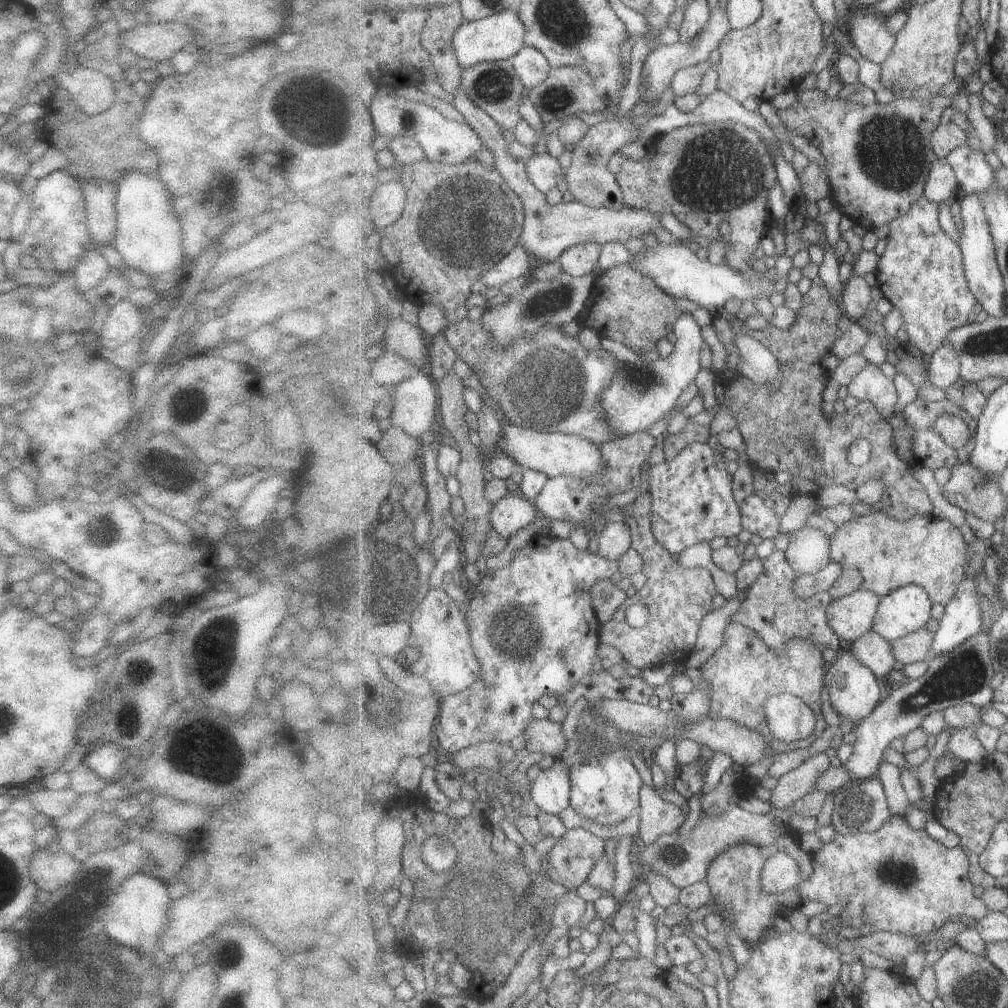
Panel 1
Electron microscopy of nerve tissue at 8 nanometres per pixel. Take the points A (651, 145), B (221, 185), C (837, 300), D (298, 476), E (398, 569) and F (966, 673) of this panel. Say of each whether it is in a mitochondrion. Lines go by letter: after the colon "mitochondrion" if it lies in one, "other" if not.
A: other
B: mitochondrion
C: other
D: other
E: mitochondrion
F: mitochondrion

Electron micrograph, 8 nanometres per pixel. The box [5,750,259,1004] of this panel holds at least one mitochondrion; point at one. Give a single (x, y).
(92, 974)

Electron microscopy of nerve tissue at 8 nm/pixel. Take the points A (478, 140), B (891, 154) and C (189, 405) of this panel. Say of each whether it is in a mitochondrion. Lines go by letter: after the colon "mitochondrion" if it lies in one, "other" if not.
A: other
B: mitochondrion
C: mitochondrion

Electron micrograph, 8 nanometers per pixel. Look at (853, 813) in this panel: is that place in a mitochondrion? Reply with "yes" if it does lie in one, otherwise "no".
yes

